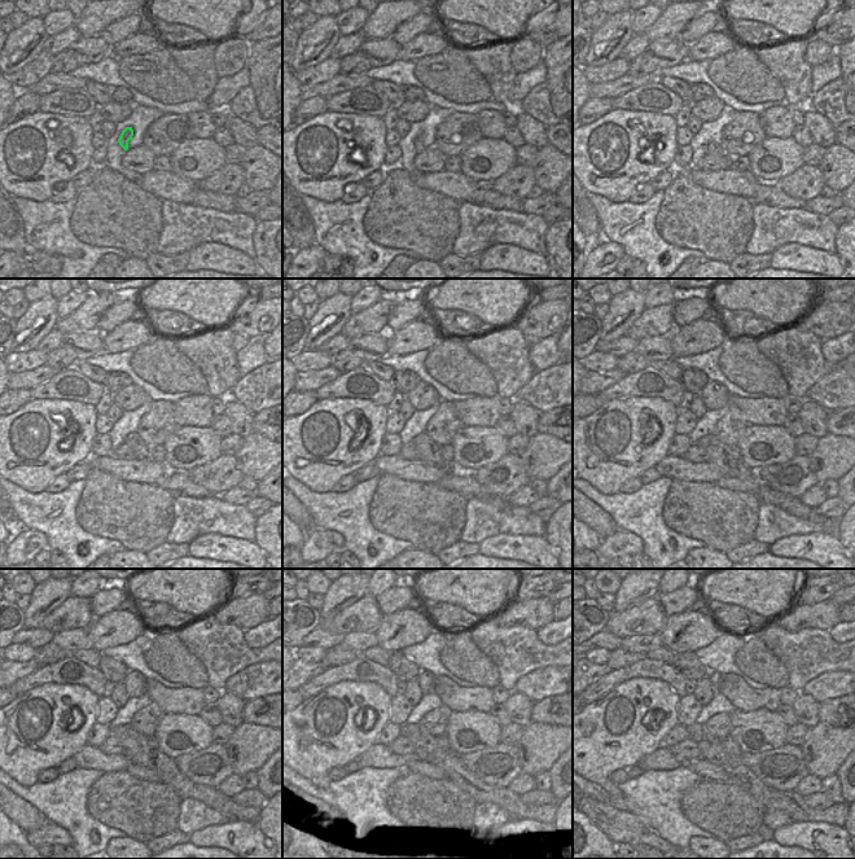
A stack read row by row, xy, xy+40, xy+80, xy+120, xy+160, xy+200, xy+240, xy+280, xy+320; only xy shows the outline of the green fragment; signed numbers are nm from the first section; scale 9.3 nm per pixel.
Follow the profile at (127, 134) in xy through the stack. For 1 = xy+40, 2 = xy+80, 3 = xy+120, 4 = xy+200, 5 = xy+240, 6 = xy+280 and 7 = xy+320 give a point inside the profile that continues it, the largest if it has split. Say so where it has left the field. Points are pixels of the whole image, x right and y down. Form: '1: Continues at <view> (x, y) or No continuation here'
1: Continues at xy+40 (419, 140)
2: Continues at xy+80 (714, 148)
3: Continues at xy+120 (141, 450)
4: Continues at xy+200 (718, 454)
5: Continues at xy+240 (135, 745)
6: Continues at xy+280 (425, 746)
7: Continues at xy+320 (793, 803)

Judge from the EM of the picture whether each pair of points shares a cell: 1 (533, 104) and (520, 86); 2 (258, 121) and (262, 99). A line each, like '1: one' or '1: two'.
1: two
2: two

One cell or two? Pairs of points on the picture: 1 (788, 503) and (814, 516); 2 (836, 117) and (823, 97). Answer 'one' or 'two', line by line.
1: one
2: one

